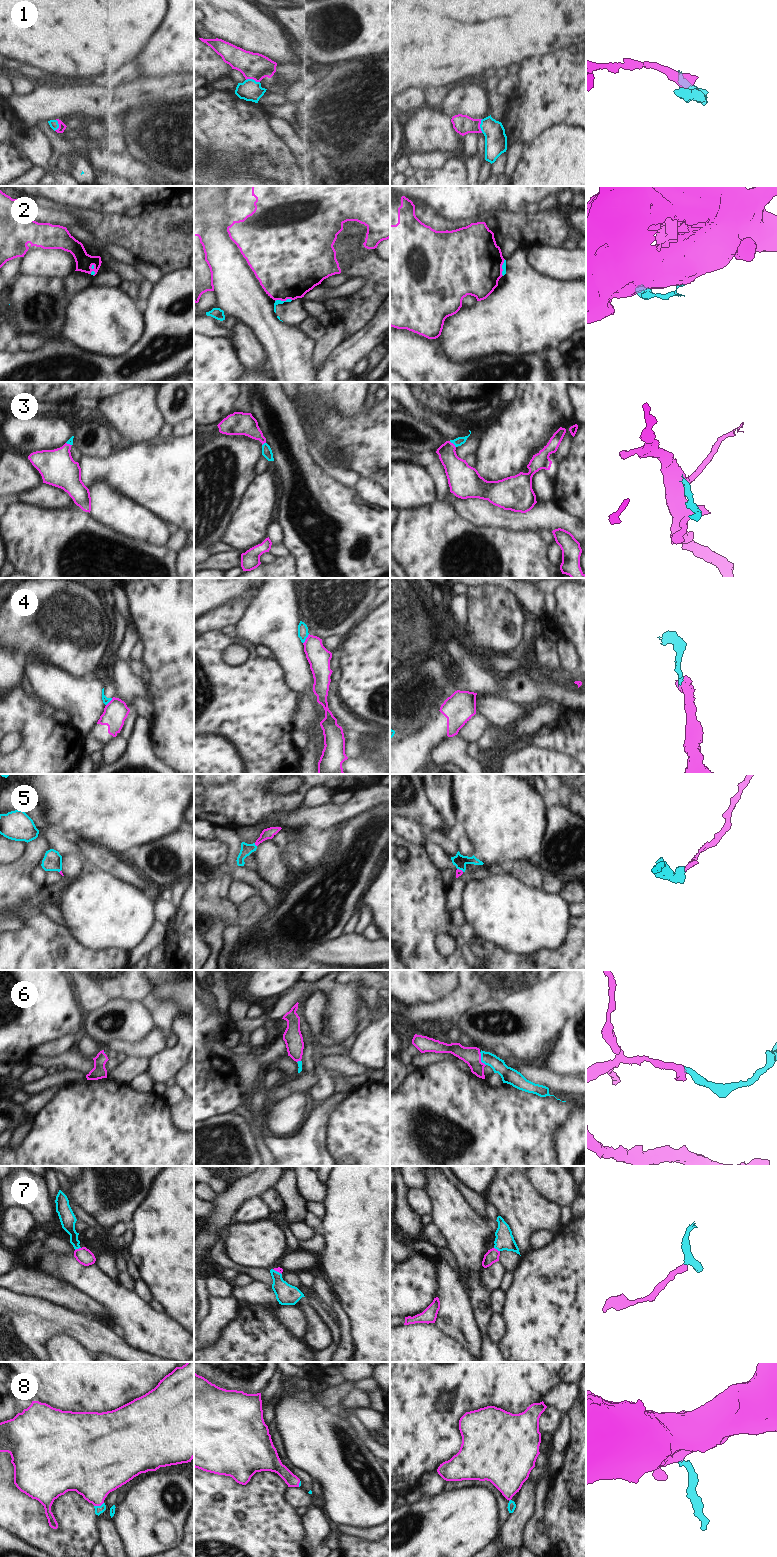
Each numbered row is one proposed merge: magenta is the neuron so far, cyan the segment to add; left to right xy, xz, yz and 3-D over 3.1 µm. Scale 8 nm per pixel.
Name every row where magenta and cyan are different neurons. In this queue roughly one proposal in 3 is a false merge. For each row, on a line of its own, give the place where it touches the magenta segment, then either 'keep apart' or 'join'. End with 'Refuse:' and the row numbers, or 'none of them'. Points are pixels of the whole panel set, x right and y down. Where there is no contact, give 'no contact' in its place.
1: xz (253, 79) | join
2: xz (283, 300) | keep apart
3: yz (453, 444) | join
4: xz (306, 639) | keep apart
5: xz (255, 844) | join
6: yz (480, 1059) | join
7: xy (77, 1249) | join
8: xy (98, 1505) | join
Refuse: 2, 4

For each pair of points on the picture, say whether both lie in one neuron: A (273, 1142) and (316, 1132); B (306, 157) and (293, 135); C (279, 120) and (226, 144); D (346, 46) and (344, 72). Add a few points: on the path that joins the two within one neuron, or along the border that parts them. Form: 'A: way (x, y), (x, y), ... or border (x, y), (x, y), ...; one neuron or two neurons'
A: way (284, 1143), (305, 1143); one neuron
B: way (305, 152), (303, 146), (297, 140); one neuron
C: border (270, 113), (269, 127), (284, 142); two neurons
D: border (368, 57), (345, 60), (332, 66); two neurons

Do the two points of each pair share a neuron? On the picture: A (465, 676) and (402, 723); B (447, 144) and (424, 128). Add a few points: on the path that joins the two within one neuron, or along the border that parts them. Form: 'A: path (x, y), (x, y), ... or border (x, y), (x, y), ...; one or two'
A: border (453, 682), (444, 689), (447, 697); two
B: path (441, 138), (434, 131), (430, 130); one

